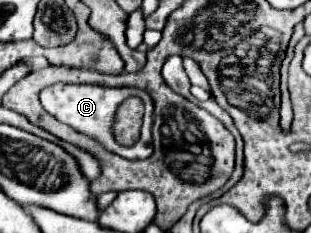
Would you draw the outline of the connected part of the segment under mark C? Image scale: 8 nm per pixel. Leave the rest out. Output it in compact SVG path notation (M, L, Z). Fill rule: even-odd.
M57 82L57 84L51 84L47 88L43 88L39 92L39 100L43 104L43 108L53 114L59 122L71 126L75 132L81 132L81 134L87 134L91 136L93 140L97 140L99 144L103 144L109 152L115 152L127 160L141 160L141 158L147 158L153 154L153 144L151 144L151 124L153 124L153 100L151 96L141 90L141 88L109 88L109 86L101 86L101 84L63 84L63 82ZM127 96L139 96L143 100L143 106L145 106L145 114L143 114L143 126L141 126L141 136L139 136L139 142L135 142L133 146L119 146L113 136L111 136L111 122L113 122L113 114L115 114L115 108L121 100L125 100Z

